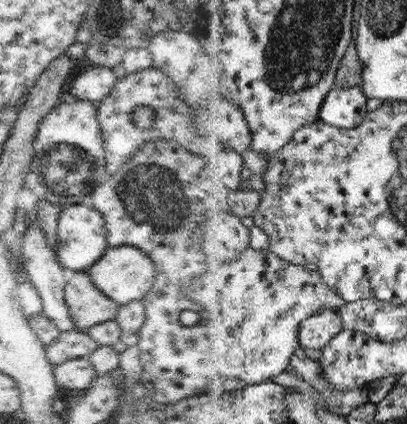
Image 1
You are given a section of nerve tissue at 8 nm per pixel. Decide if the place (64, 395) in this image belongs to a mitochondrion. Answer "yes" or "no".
no

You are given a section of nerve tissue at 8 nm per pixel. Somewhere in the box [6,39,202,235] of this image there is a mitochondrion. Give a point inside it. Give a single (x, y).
(66, 170)

